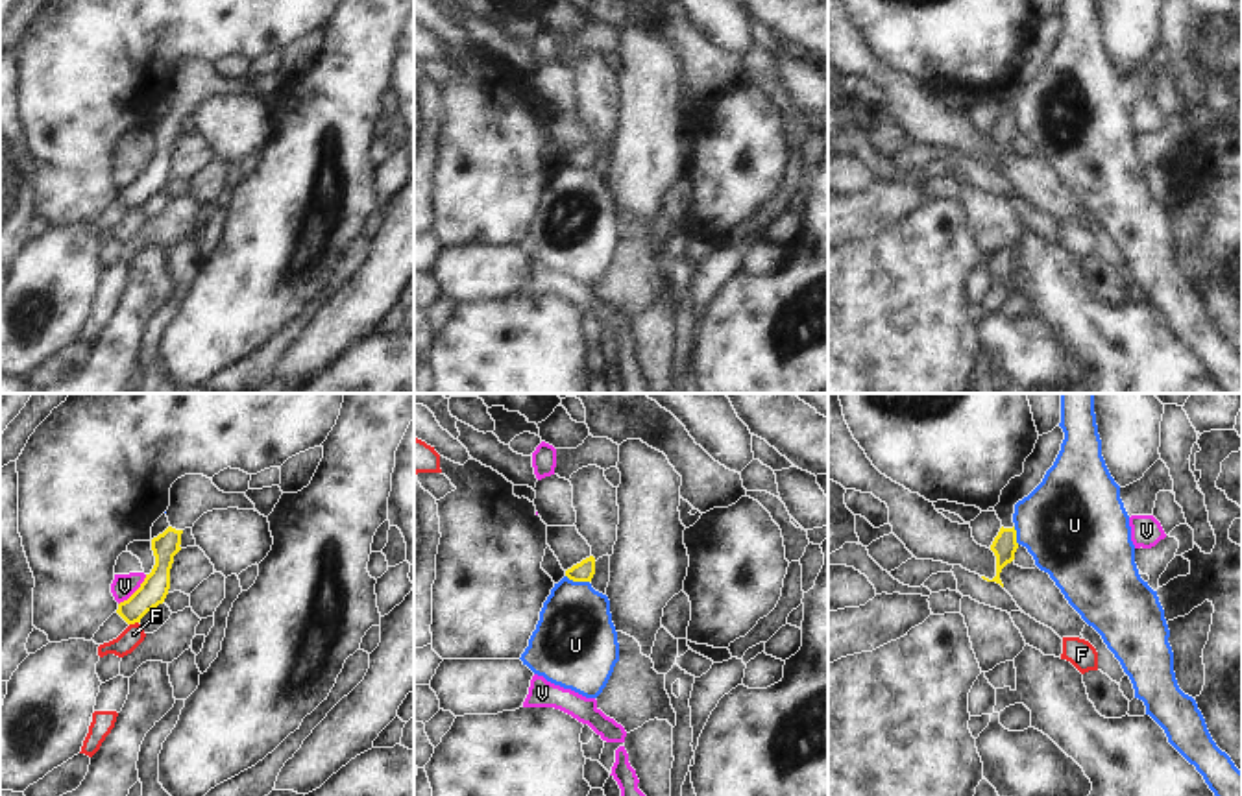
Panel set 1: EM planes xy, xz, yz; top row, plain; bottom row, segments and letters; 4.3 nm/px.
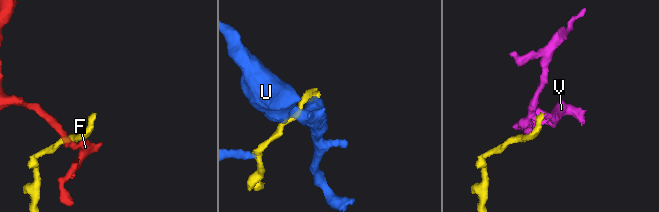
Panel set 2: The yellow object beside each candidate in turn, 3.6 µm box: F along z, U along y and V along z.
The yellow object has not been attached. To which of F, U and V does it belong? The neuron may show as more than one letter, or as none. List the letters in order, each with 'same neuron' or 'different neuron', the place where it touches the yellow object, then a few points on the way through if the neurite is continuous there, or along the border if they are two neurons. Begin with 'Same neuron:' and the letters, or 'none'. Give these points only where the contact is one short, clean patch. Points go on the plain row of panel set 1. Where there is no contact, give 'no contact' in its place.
Same neuron: none
F: different neuron | xy (133, 209) | along xy (137, 207), (130, 211)
U: different neuron | xz (577, 167) | along xz (566, 161), (577, 168), (588, 168)
V: different neuron | xy (135, 178) | along xy (146, 161), (119, 191)

